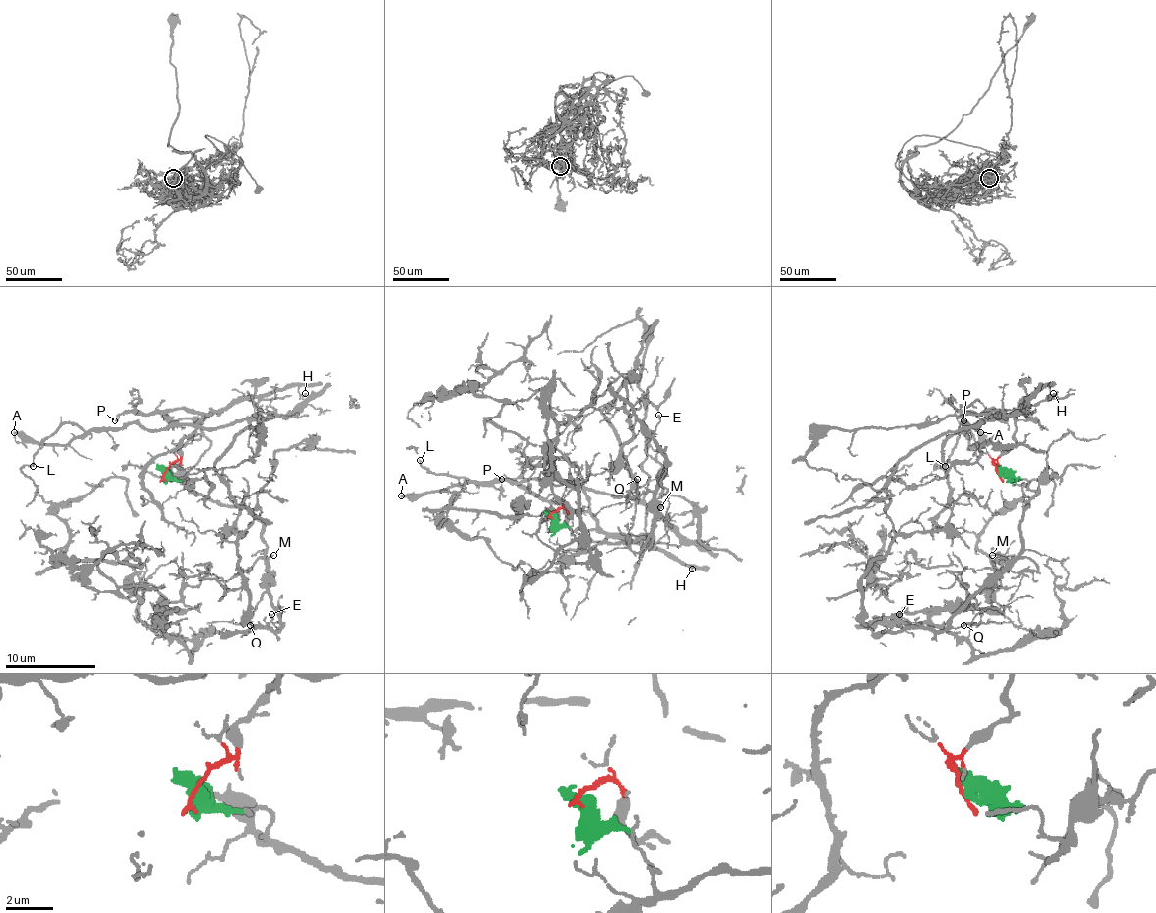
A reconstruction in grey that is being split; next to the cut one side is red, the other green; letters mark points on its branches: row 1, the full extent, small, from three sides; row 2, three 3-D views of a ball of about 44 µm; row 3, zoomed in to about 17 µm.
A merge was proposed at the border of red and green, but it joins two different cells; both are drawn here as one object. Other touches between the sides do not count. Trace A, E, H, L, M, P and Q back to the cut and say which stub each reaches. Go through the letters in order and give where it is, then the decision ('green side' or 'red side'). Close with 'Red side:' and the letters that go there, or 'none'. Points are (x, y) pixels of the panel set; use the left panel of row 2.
A: at (14, 432); red side
E: at (271, 614); green side
H: at (305, 393); red side
L: at (33, 466); red side
M: at (273, 555); green side
P: at (115, 420); red side
Q: at (250, 625); green side
Red side: A, H, L, P

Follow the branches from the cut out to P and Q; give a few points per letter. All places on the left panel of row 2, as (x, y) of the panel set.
P: (164, 473), (177, 462), (180, 448), (208, 415), (189, 413), (182, 408), (127, 411), (115, 421)
Q: (164, 473), (180, 480), (191, 480), (195, 494), (222, 504), (242, 504), (263, 525), (265, 592), (249, 624)

